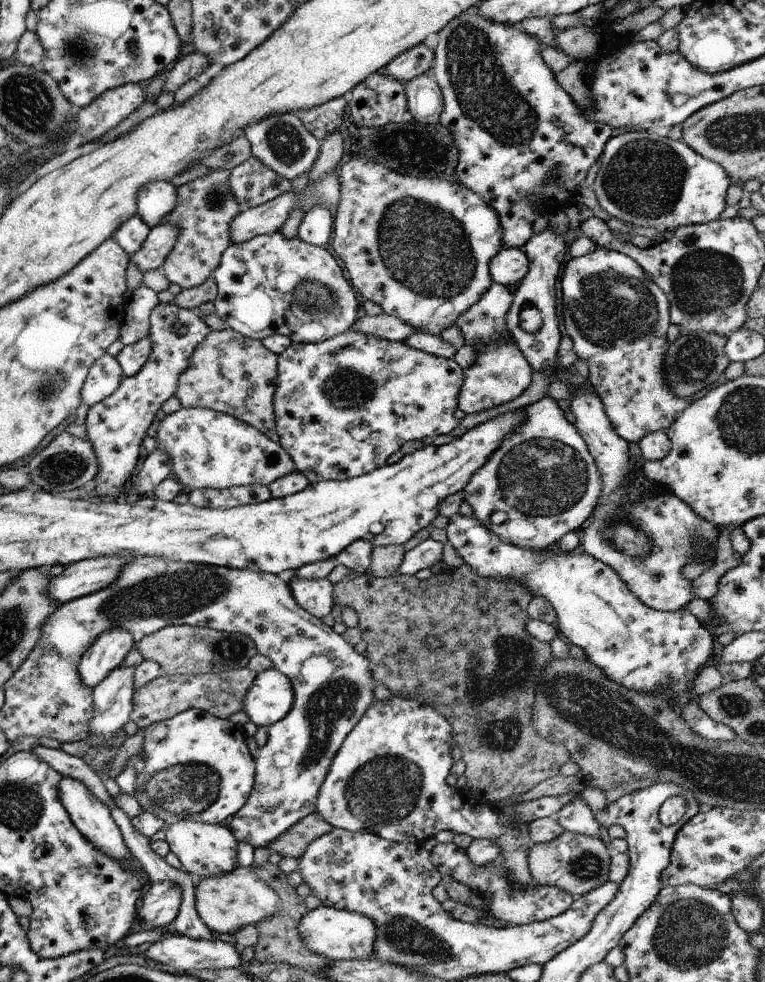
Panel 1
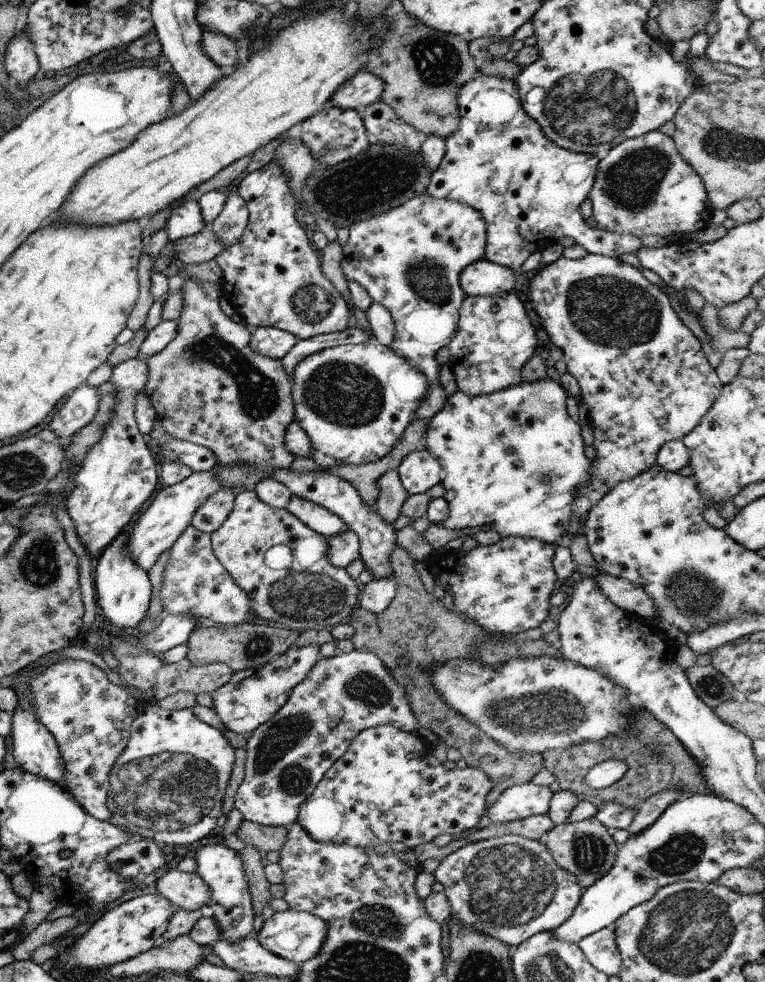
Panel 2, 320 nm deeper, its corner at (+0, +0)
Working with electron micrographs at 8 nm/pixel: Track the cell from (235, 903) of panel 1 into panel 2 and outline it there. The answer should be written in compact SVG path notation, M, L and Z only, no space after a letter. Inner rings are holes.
M169 870L156 880L155 889L170 904L182 910L199 910L209 902L209 888L195 873Z

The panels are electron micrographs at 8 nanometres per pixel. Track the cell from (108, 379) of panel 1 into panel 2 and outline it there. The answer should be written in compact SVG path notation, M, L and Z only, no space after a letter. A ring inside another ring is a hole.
M84 383L73 390L61 404L47 429L53 432L56 439L75 435L93 420L97 404L99 404L97 386L87 386Z

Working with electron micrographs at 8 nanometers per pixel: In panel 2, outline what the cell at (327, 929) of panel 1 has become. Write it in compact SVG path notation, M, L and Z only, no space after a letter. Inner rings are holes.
M287 909L266 916L255 939L271 954L300 966L305 961L313 959L313 956L319 952L327 936L327 927L328 925L317 916L304 911Z

